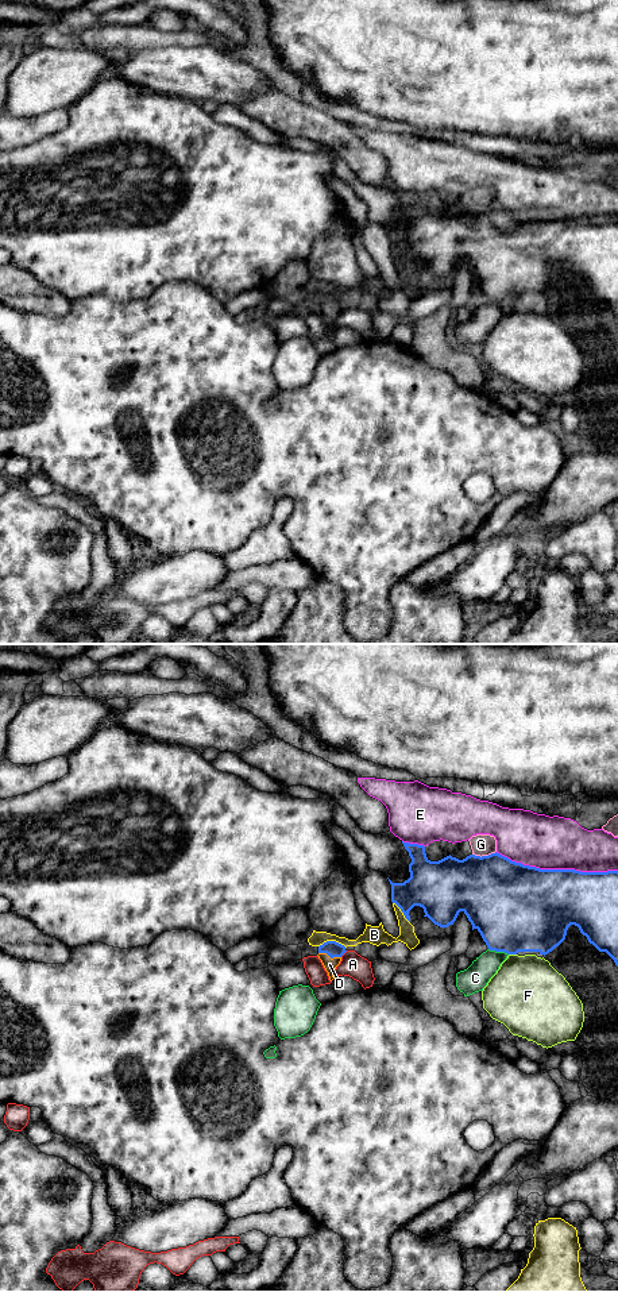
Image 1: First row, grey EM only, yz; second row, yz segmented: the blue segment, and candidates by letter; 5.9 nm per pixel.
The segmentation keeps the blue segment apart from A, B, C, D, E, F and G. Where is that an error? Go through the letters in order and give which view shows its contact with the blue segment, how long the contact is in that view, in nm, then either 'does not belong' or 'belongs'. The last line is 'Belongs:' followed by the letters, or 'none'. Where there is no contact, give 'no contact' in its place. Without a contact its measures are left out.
A: contact in yz; length 60 nm; does not belong
B: contact in yz; length 170 nm; does not belong
C: contact in yz; length 130 nm; does not belong
D: contact in yz; length 140 nm; belongs
E: contact in yz; length 750 nm; does not belong
F: contact in yz; length 50 nm; does not belong
G: contact in yz; length 150 nm; does not belong
Belongs: D

